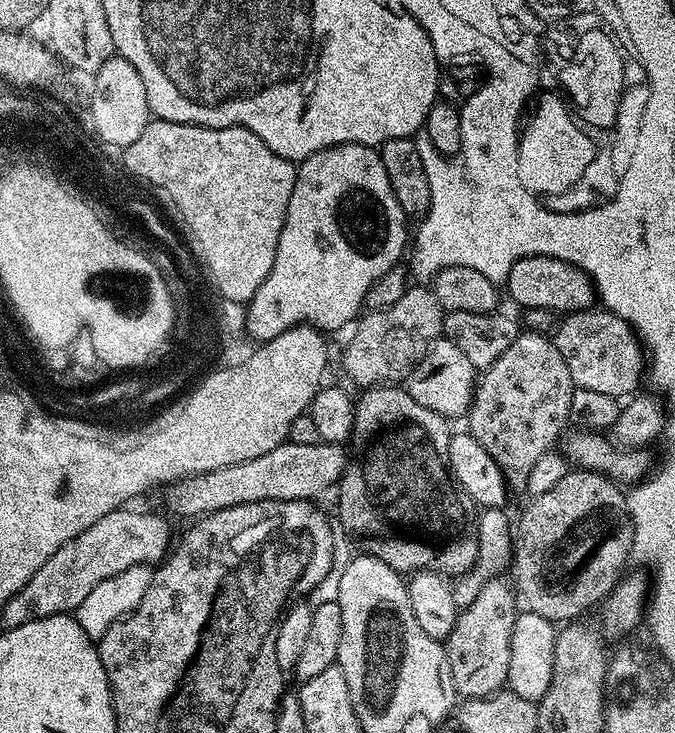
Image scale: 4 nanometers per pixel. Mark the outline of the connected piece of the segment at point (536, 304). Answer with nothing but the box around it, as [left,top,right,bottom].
[506,256,597,314]

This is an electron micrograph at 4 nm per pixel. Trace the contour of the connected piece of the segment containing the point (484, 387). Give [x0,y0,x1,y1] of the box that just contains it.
[466,330,573,493]

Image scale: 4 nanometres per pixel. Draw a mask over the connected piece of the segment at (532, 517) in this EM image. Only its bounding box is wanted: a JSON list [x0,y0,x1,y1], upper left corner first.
[510,470,632,622]

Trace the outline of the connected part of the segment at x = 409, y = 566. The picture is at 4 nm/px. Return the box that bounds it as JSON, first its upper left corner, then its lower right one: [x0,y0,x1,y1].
[338,382,480,574]

